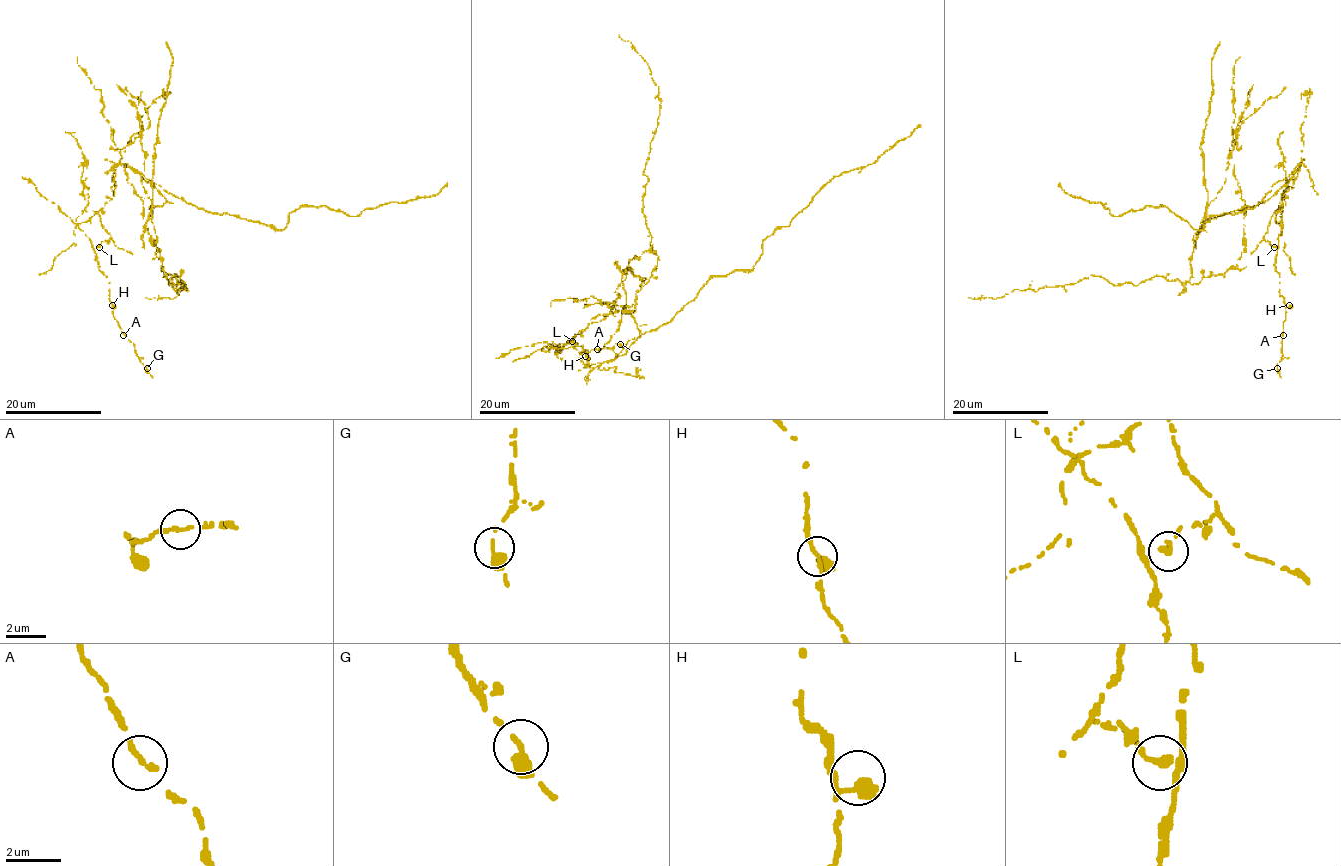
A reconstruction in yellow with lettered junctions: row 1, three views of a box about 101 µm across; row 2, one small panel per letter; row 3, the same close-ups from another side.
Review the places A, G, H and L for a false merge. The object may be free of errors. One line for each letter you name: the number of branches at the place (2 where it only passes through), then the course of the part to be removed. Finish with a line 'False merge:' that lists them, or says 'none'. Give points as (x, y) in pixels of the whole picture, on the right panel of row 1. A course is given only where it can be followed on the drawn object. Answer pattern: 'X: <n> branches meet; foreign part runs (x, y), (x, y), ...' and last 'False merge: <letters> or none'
L: 1 branches meet; foreign part runs (1275, 247), (1263, 238), (1301, 163), (1270, 198), (1202, 221), (1184, 288), (1092, 275), (968, 297)
False merge: L

